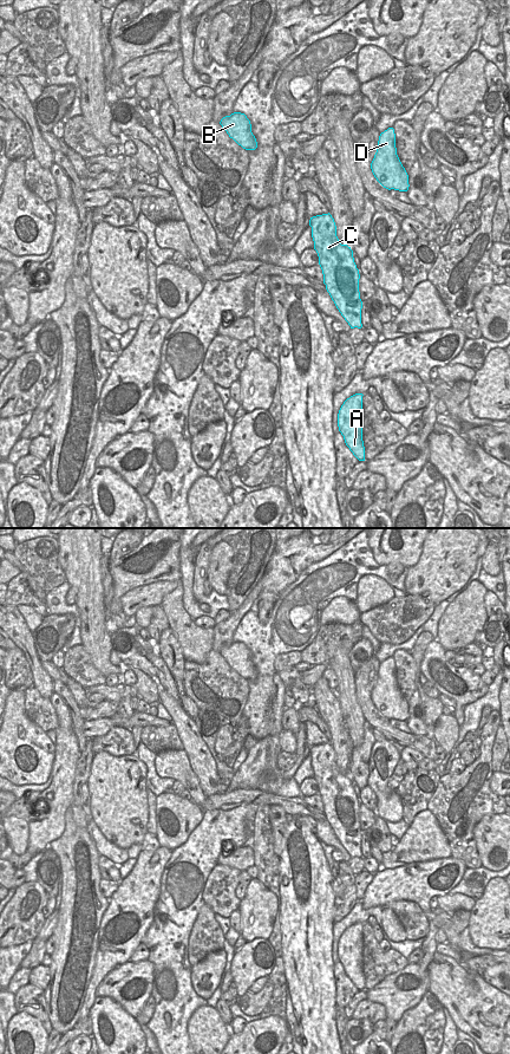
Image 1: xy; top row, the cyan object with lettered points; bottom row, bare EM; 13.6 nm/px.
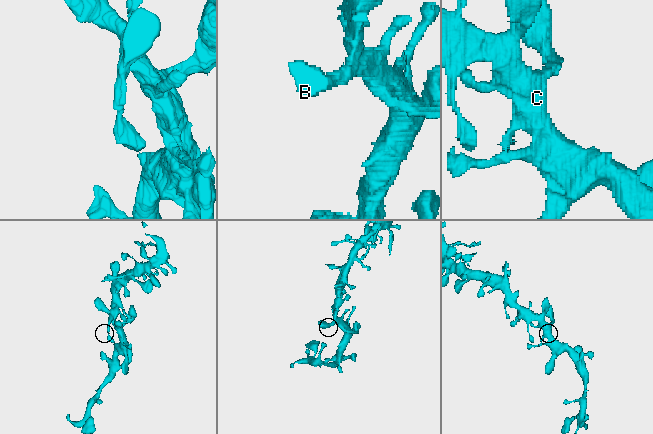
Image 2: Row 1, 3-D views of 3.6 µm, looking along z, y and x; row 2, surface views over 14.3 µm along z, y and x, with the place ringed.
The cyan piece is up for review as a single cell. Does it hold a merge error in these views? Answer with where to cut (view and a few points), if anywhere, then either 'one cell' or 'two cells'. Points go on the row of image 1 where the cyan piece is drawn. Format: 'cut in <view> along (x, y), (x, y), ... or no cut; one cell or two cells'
no cut; one cell

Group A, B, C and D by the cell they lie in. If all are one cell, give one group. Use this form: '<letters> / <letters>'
A B C D

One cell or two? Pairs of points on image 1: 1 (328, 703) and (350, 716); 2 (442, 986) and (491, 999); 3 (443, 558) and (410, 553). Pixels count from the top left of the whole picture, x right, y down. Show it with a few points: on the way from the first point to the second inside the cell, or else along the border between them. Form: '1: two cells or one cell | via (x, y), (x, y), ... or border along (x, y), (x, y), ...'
1: two cells | border along (332, 690), (337, 696), (350, 737)
2: one cell | via (453, 986), (468, 997), (479, 997)
3: two cells | border along (425, 540), (419, 560), (406, 568)

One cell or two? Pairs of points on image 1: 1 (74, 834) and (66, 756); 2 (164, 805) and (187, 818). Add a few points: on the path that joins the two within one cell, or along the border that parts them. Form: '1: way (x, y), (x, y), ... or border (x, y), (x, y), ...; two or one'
1: border (69, 807), (65, 813), (65, 828), (61, 834); two
2: way (170, 808), (181, 817); one

